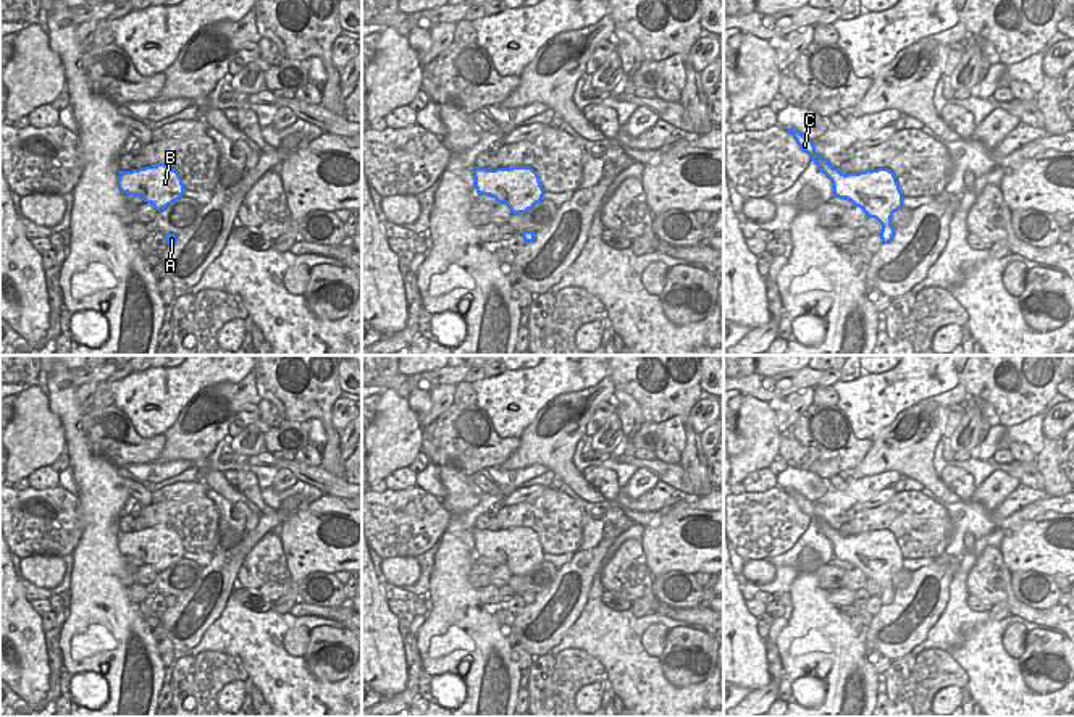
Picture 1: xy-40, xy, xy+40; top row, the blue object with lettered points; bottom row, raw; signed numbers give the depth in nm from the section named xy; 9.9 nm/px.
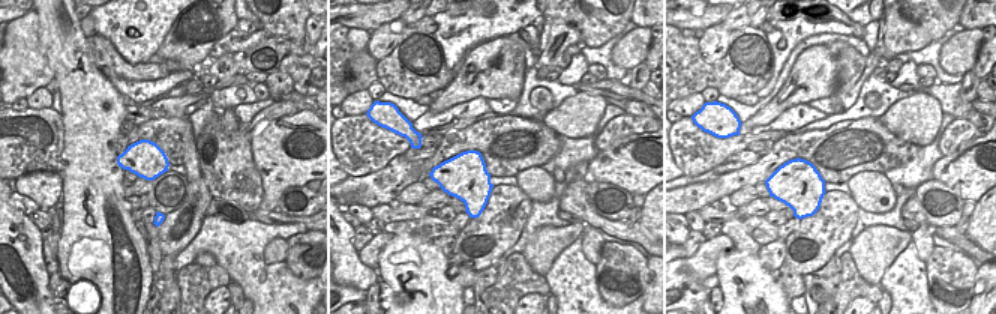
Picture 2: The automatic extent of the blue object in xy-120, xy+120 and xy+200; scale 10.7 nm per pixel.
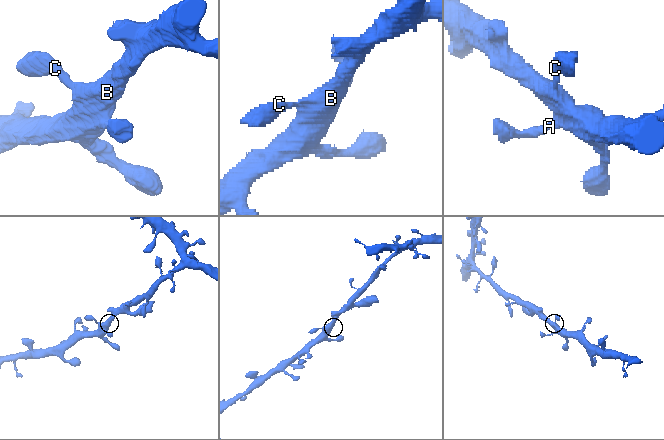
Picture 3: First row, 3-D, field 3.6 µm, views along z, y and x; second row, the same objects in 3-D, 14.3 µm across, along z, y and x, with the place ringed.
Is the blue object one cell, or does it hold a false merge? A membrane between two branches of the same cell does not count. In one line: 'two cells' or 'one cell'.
one cell

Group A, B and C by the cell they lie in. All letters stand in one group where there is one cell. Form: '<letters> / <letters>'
A B C

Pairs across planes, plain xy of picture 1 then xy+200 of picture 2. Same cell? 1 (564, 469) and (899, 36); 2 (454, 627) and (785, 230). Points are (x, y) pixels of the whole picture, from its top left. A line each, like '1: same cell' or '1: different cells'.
1: different cells
2: different cells

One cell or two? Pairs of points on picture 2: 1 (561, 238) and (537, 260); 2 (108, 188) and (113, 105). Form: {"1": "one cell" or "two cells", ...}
{"1": "one cell", "2": "one cell"}

